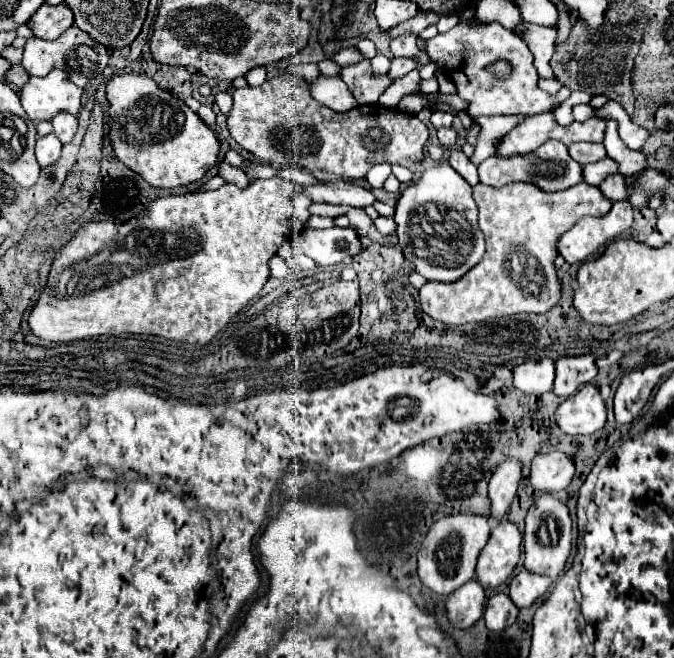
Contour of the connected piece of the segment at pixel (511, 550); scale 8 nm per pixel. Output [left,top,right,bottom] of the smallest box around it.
[477,519,521,587]

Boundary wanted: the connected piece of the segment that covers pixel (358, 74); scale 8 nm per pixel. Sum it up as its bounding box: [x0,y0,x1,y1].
[339,59,395,105]

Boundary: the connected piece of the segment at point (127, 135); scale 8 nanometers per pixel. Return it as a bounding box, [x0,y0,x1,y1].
[105,73,219,189]

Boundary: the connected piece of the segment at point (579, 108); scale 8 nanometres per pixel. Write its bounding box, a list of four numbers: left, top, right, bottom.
[572,104,595,122]

